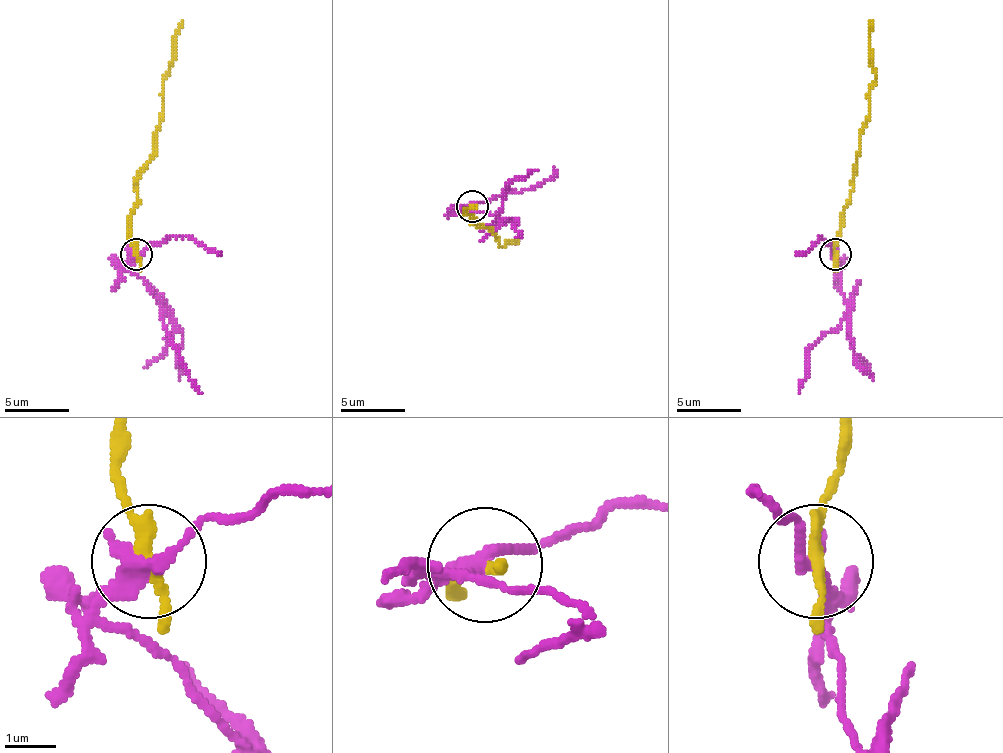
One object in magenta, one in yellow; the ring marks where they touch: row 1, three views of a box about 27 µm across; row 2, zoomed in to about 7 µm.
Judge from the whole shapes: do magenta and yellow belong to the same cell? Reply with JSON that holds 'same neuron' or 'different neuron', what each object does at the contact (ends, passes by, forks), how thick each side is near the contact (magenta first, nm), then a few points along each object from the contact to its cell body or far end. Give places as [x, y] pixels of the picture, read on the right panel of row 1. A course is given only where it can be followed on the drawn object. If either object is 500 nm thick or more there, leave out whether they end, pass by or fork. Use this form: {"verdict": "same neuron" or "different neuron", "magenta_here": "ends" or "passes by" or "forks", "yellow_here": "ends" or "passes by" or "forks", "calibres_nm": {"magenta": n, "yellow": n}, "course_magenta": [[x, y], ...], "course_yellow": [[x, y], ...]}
{"verdict": "different neuron", "magenta_here": "passes by", "yellow_here": "passes by", "calibres_nm": {"magenta": 300, "yellow": 200}, "course_magenta": [[834, 255], [847, 313], [808, 351], [808, 373], [799, 393]], "course_yellow": [[834, 255], [860, 133], [869, 114], [869, 85], [876, 72], [869, 59], [873, 21]]}

